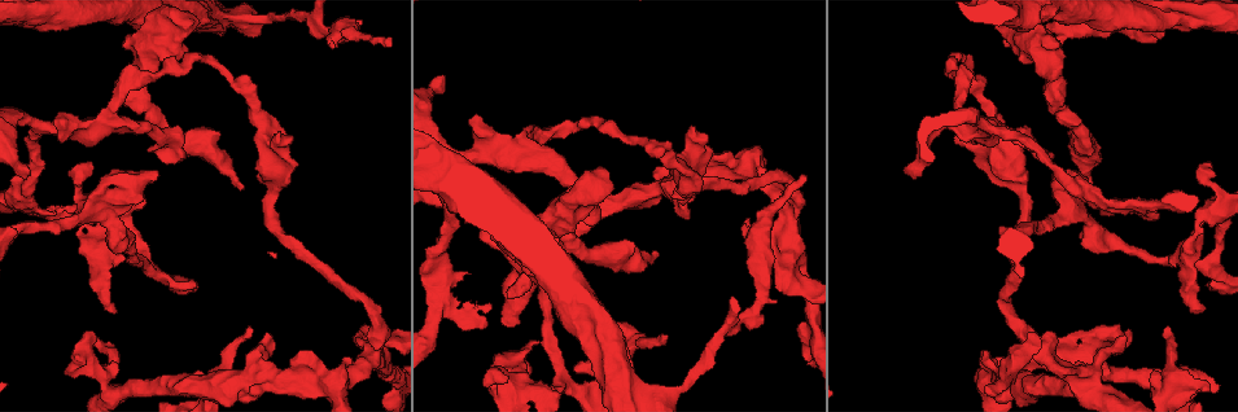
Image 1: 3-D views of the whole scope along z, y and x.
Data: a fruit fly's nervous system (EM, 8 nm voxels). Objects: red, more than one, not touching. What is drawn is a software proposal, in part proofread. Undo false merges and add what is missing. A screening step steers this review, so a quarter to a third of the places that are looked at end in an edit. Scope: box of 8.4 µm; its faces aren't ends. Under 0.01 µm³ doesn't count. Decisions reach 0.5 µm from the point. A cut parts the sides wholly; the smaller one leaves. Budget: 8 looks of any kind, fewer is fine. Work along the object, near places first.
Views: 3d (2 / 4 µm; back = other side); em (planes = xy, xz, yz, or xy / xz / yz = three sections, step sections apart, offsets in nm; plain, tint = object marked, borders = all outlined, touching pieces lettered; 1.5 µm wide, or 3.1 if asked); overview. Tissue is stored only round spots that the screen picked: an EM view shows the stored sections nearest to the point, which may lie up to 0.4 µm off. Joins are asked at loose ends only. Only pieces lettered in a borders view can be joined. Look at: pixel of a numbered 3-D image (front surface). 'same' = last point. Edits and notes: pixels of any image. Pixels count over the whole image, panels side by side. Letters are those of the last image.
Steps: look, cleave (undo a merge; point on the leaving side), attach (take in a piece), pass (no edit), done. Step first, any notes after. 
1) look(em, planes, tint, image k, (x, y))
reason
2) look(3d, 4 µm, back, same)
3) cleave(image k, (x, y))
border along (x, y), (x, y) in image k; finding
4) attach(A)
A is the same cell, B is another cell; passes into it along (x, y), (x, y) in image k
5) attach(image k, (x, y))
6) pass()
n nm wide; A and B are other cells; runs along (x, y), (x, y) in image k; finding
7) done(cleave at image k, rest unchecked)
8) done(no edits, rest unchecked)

look(em, planes, borders, image 1, (657, 253))
end of a long branch

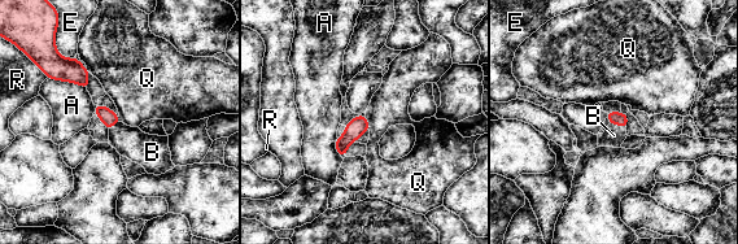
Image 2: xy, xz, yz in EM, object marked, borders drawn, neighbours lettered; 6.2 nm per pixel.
attach(B)
B is the same cell, A, E, Q and R are other cells; passes into it along (616, 118), (618, 123), (614, 135) in image 2; it goes on there

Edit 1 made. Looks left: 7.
look(em, planes, borders, image 1, (1202, 305))
branch stops here

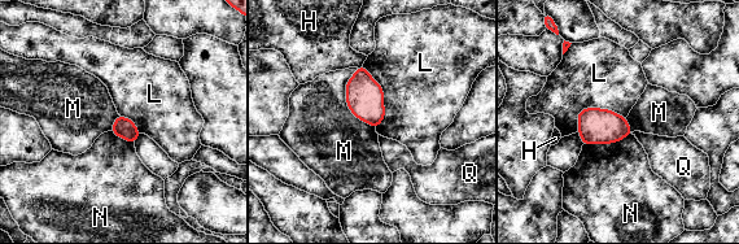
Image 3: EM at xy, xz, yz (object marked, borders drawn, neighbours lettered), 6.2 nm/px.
pass()
120 nm wide; H, L, M, N and Q are other cells; no lettered piece goes on from it

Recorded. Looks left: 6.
look(em, planes, borders, image 1, (115, 81))
an open end

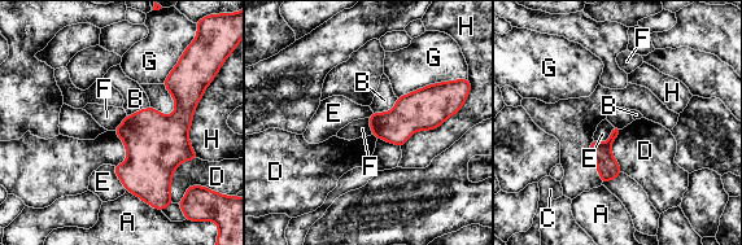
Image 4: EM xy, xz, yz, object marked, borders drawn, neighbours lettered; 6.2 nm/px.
pass()
A, B, C, D, E, F, G and H are other cells; border along (369, 118), (372, 134) in image 4; none of them fits

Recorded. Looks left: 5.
done(attach at image 2, rest unchecked)

